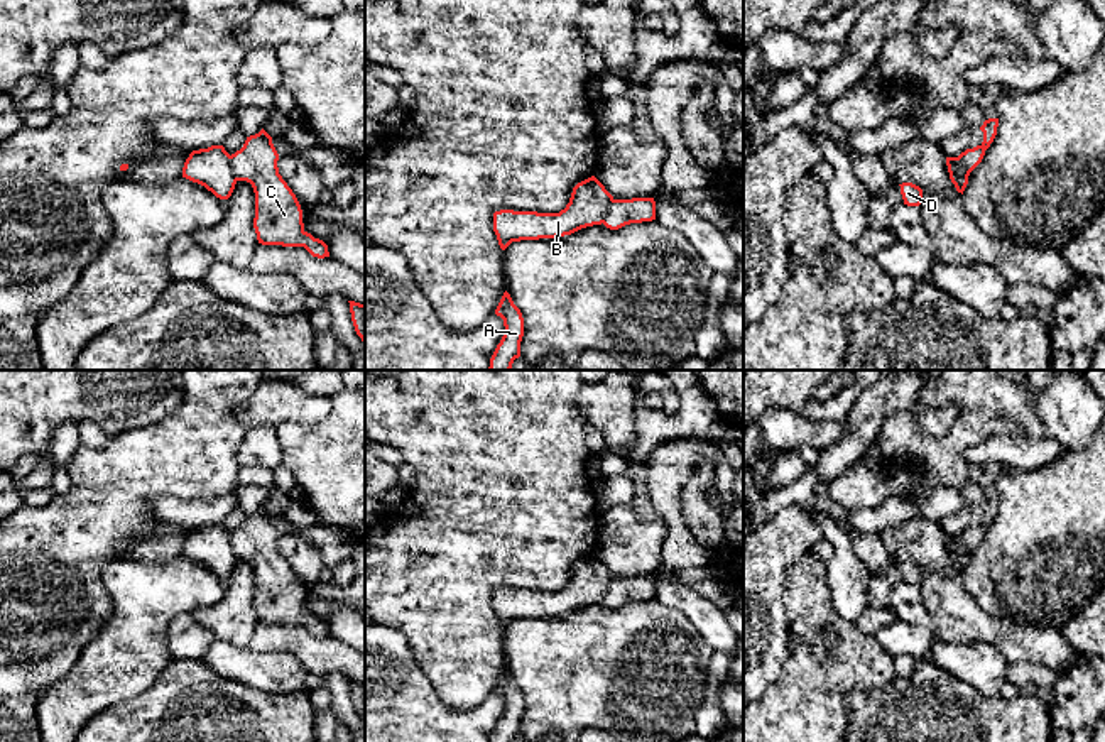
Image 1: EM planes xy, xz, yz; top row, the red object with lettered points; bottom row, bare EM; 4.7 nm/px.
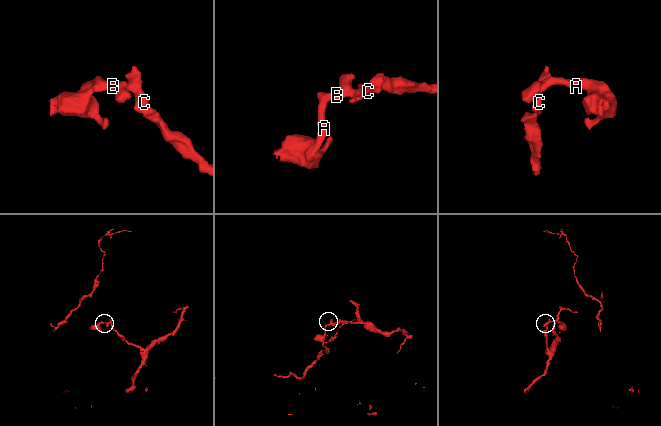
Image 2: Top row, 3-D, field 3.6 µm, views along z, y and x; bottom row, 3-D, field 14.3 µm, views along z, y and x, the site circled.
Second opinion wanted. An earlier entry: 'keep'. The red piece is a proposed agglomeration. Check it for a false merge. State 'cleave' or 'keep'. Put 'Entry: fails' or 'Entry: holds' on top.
Entry: fails
cleave

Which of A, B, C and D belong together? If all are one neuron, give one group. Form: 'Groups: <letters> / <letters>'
Groups: A B D / C

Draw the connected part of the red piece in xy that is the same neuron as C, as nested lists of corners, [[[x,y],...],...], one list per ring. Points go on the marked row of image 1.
[[[262,128],[259,134],[247,137],[243,147],[230,155],[231,169],[237,181],[247,181],[255,193],[253,228],[262,245],[304,247],[313,257],[329,257],[328,245],[304,230],[301,205],[279,174],[279,154],[272,137]]]

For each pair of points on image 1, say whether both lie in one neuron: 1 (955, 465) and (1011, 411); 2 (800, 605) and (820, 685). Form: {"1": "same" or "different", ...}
{"1": "same", "2": "same"}

